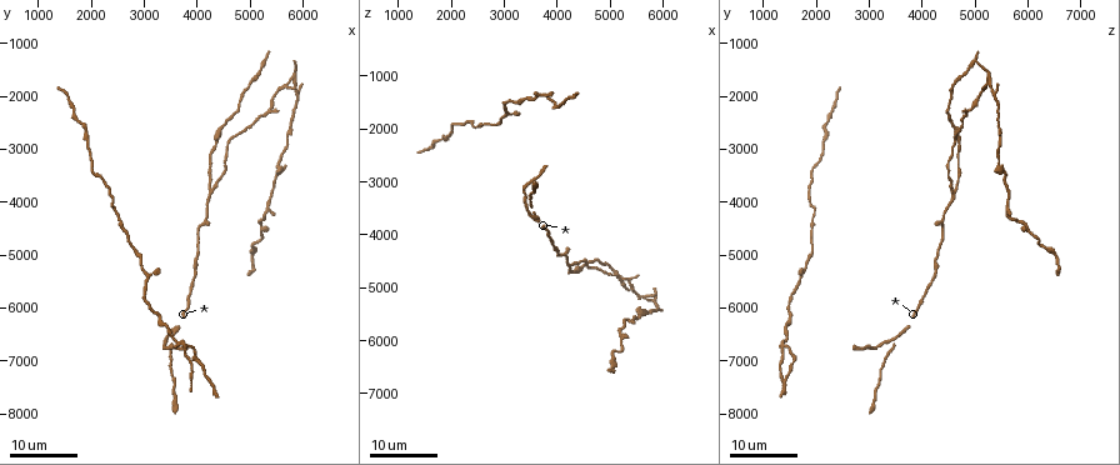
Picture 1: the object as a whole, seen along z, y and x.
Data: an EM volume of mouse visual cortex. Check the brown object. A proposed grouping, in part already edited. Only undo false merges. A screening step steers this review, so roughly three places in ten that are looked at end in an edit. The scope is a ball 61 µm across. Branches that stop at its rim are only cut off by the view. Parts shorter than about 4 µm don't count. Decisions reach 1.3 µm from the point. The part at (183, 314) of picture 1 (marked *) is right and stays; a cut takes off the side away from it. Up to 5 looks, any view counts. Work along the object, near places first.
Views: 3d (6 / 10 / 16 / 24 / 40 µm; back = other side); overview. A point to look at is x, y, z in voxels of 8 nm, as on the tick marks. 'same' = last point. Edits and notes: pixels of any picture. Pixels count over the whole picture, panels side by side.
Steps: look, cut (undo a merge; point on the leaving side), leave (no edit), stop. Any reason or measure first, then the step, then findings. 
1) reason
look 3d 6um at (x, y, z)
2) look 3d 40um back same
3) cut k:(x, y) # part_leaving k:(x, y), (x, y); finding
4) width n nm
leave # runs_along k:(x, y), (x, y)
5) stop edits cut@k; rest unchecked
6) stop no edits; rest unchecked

three arms meet
look 3d 16um at (3750, 6750, 1400)

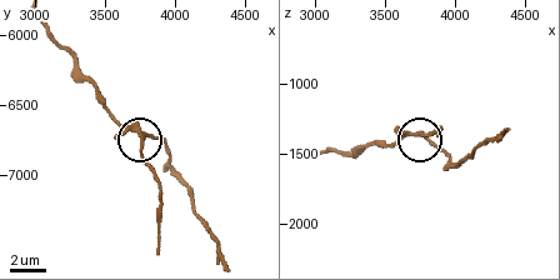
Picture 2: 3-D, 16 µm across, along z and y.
look 3d 6um same

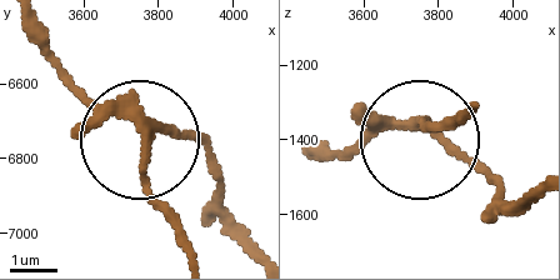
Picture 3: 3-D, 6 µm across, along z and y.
cut 3:(143, 184) # part_leaving 3:(125, 114), (149, 193), (185, 253); two cells meet here

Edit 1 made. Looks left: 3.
three arms meet
look 3d 24um at (4250, 3850, 4600)

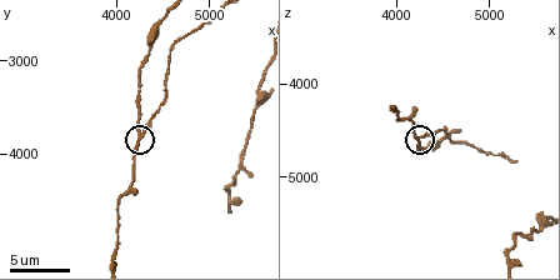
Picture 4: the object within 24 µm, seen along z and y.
closer look
look 3d 6um at (4250, 3850, 4600)

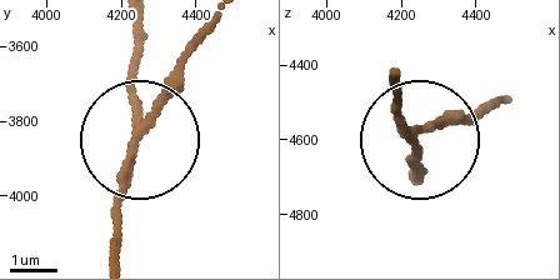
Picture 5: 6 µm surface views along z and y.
arms 3
cut 5:(171, 90) # two cells meet here

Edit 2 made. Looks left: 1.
three-way junction
look 3d 10um at (4150, 4350, 4400)

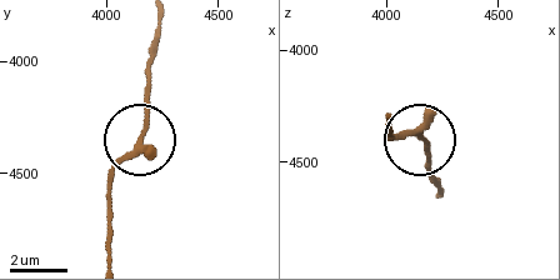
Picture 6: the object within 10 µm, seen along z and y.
arms 3
leave # runs_along 6:(111, 258), (111, 171), (141, 129), (146, 74); all the same cell

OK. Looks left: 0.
stop edits cut@3, cut@5; rest unchecked

